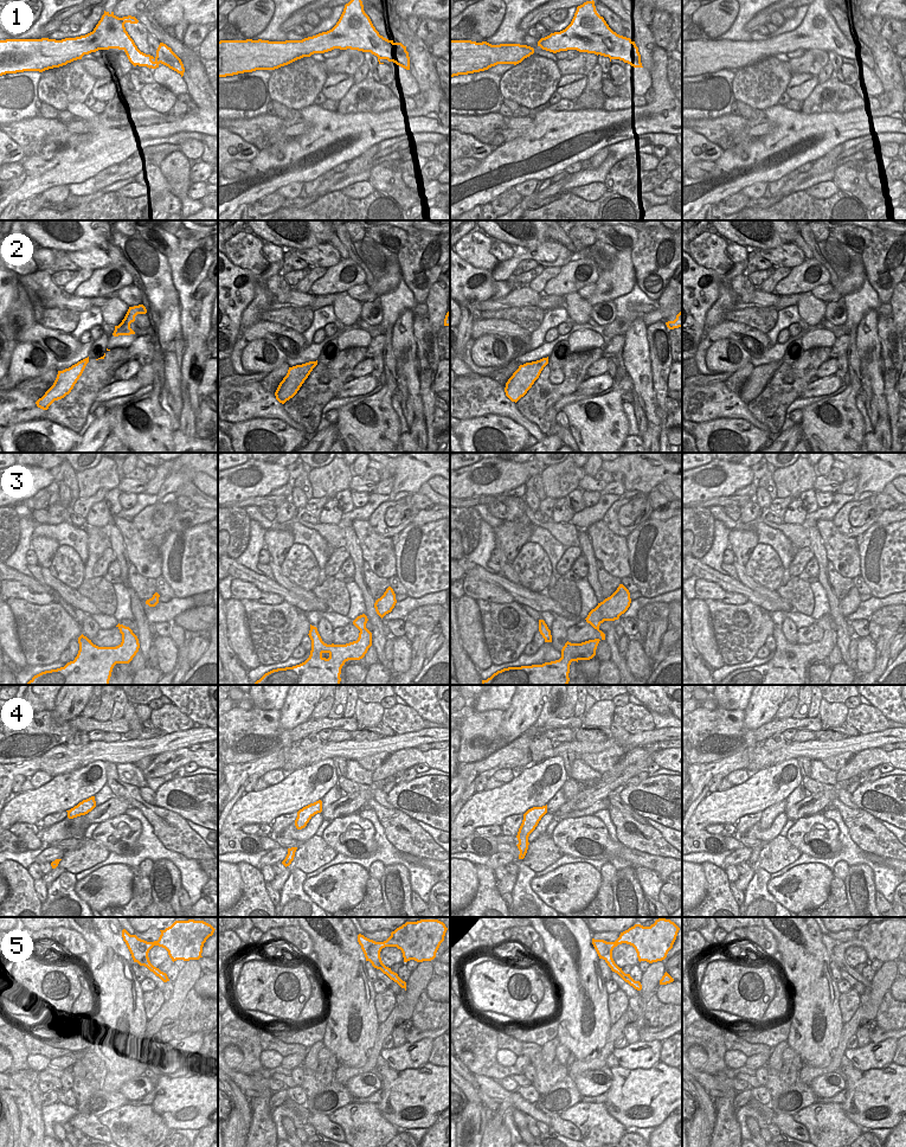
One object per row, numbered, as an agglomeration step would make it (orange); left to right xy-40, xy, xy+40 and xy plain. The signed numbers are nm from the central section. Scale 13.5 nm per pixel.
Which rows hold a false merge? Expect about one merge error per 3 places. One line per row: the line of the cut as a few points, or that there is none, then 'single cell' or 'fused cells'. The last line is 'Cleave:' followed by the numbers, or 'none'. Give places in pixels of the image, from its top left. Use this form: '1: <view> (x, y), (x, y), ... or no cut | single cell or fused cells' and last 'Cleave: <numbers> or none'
1: xy-40 (162, 43), (159, 49), (159, 62) | fused cells
2: xy+40 (526, 363), (539, 365), (543, 369) | fused cells
3: no cut | single cell
4: xy+40 (529, 832), (527, 835) | fused cells
5: no cut | single cell
Cleave: 1, 2, 4

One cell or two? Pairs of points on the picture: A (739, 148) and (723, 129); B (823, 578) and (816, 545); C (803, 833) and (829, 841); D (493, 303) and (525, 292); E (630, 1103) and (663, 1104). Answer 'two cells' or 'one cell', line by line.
A: one cell
B: one cell
C: one cell
D: one cell
E: one cell

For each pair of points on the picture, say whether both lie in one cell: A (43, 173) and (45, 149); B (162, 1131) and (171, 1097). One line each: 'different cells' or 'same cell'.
A: different cells
B: different cells

